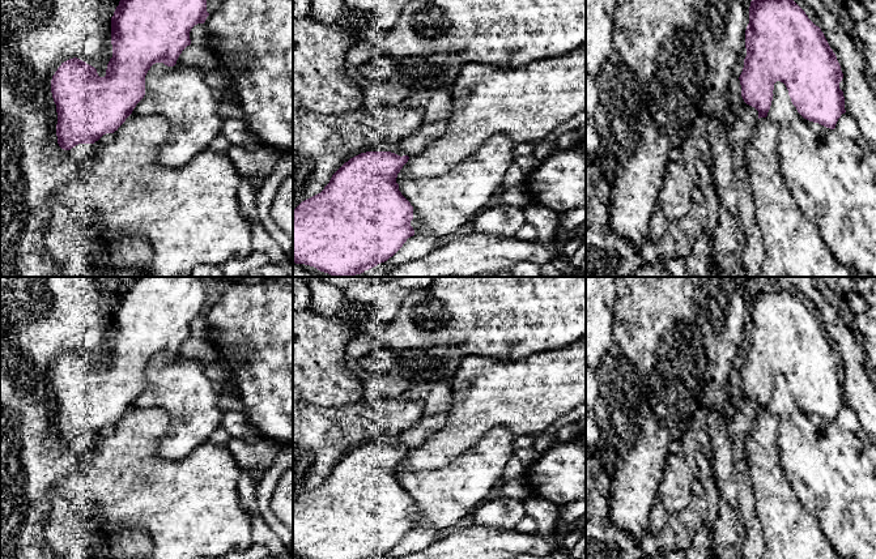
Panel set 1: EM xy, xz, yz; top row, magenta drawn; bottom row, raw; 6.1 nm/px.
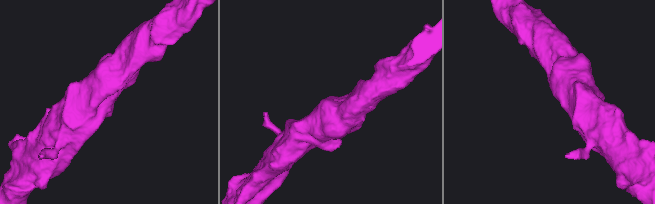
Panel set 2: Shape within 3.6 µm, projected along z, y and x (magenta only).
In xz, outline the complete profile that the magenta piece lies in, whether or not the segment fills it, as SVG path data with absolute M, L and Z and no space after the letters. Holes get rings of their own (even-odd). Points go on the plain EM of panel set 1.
M366 444L345 455L320 486L293 502L293 555L310 559L377 559L392 550L414 528L411 519L413 499L396 475L408 452L408 448L391 444Z

